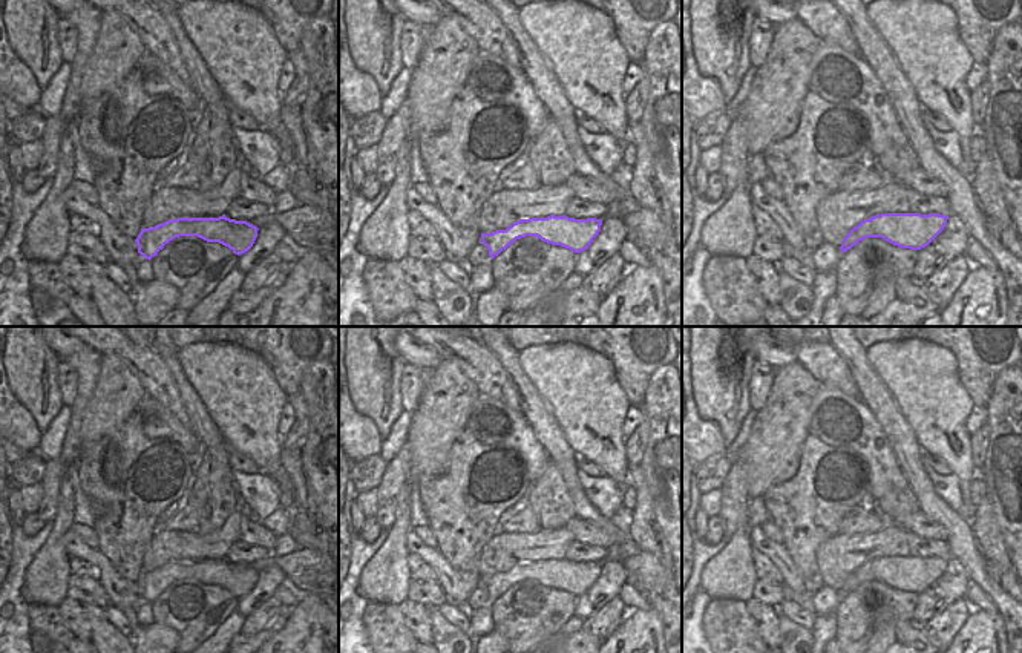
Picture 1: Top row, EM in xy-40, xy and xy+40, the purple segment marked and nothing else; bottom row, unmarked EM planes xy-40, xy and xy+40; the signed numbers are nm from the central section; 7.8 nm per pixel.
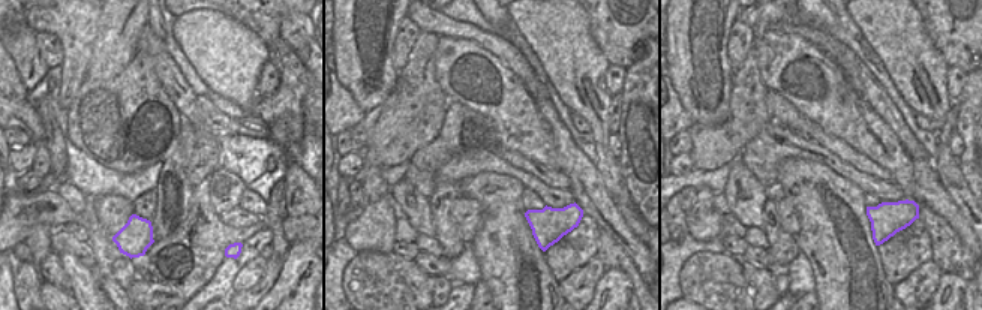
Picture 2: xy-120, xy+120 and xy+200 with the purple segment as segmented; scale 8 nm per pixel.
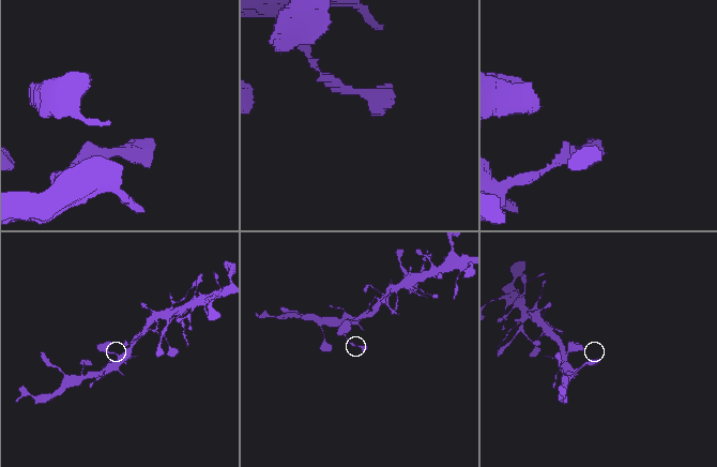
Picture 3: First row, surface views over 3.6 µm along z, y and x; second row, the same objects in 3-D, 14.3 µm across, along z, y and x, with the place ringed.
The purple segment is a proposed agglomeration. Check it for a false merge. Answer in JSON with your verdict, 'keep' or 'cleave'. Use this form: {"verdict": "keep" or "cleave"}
{"verdict": "keep"}

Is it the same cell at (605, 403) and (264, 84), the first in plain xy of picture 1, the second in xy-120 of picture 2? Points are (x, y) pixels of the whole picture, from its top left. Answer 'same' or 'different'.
different

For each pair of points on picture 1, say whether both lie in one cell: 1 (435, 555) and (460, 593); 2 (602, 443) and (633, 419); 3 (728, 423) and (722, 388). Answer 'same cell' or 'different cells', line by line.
1: same cell
2: different cells
3: same cell

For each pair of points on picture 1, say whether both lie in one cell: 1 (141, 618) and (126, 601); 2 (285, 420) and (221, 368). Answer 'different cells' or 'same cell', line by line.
1: different cells
2: different cells

